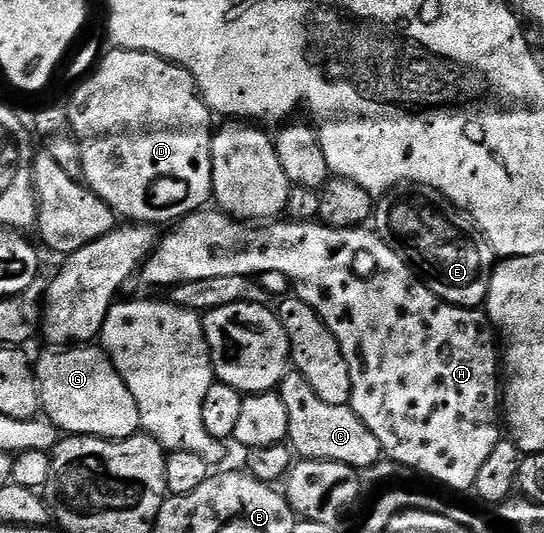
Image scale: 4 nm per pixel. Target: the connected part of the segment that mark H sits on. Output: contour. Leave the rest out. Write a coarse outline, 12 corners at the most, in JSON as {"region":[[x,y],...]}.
{"region":[[187,214],[148,286],[282,272],[400,466],[471,491],[502,441],[483,309],[368,228]]}

